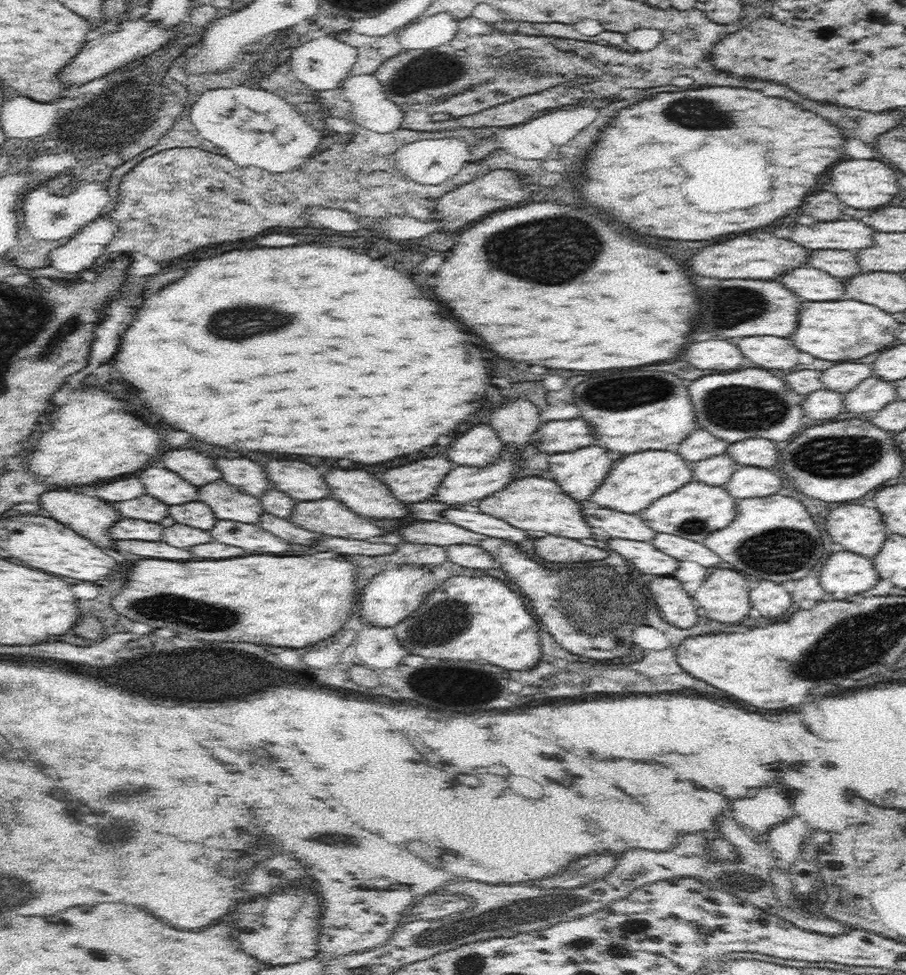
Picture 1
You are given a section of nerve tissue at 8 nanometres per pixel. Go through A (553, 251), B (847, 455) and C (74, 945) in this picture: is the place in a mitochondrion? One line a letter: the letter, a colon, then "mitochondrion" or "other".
A: mitochondrion
B: mitochondrion
C: other

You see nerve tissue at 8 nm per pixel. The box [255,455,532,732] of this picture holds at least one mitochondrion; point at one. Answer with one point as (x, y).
(442, 624)

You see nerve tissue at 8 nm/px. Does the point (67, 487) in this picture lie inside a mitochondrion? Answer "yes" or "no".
no

